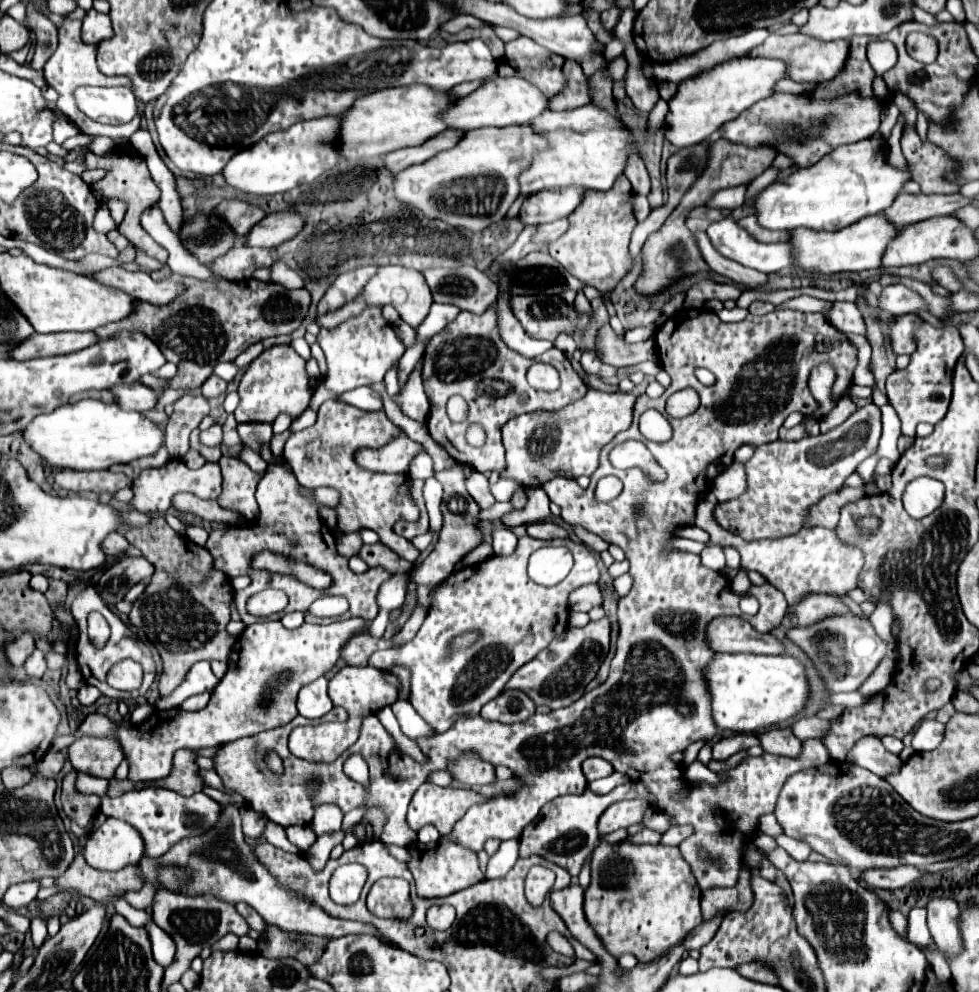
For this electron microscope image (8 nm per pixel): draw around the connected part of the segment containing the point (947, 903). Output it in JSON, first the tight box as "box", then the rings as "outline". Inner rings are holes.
{"box":[926,896,962,954],"outline":[[[932,896],[926,904],[926,920],[934,942],[940,946],[942,954],[956,954],[962,950],[962,940],[958,932],[960,906],[952,896]]]}

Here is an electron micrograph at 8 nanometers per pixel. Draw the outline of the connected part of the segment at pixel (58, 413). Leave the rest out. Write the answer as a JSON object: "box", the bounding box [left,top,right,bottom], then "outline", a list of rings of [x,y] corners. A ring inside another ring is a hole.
{"box":[22,400,164,470],"outline":[[[80,400],[76,404],[60,406],[50,414],[42,414],[34,418],[34,422],[30,422],[30,426],[26,426],[22,432],[24,442],[36,454],[40,454],[46,464],[56,468],[68,468],[68,470],[106,470],[112,464],[128,464],[140,456],[158,452],[162,444],[162,436],[164,430],[156,428],[140,412],[126,412],[118,404],[104,404],[100,400]]]}

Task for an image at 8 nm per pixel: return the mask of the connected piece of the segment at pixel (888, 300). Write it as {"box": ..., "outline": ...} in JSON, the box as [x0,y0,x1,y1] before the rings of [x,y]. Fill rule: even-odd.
{"box":[880,284,924,316],"outline":[[[892,284],[886,286],[882,296],[880,296],[880,308],[884,308],[888,314],[892,316],[900,316],[900,314],[910,314],[910,312],[918,312],[924,308],[922,298],[908,290],[902,284]]]}

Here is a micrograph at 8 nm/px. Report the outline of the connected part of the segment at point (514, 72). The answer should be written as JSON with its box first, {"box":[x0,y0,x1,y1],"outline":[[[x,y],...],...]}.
{"box":[498,36,566,98],"outline":[[[520,36],[506,44],[504,58],[498,64],[498,76],[526,78],[530,84],[538,86],[542,94],[552,98],[562,86],[566,86],[562,66],[564,58],[560,54],[550,54],[534,40]]]}

